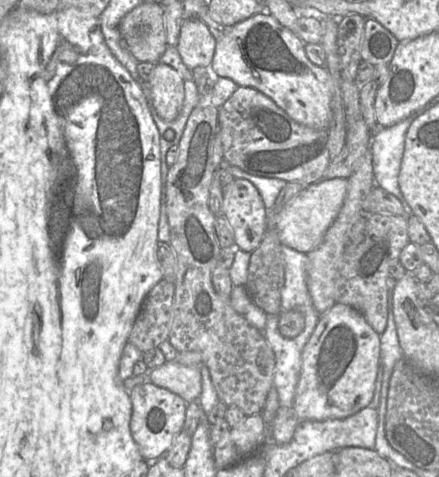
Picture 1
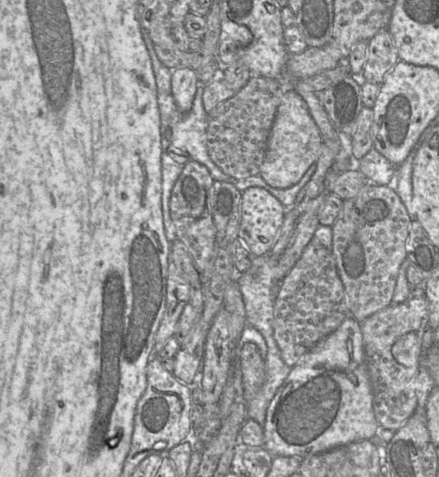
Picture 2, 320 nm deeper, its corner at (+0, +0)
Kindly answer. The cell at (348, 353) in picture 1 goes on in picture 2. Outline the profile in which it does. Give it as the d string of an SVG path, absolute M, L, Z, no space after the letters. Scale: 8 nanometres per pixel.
M349 317L306 352L271 400L263 425L263 446L274 456L305 458L341 445L377 438L381 426L373 409L372 386L365 362L361 323Z

